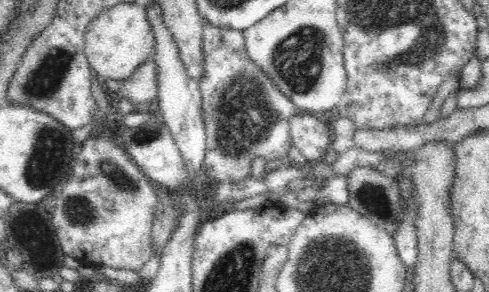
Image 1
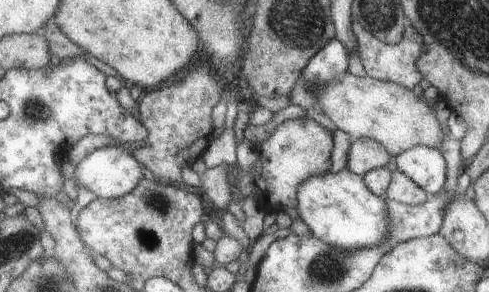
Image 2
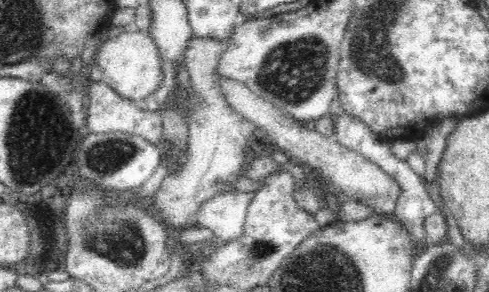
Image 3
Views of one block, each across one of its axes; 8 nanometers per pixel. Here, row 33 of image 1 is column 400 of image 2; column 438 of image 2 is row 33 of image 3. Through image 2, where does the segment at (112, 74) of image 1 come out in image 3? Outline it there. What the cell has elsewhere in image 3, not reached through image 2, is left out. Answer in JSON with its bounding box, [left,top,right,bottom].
[96,28,162,100]

